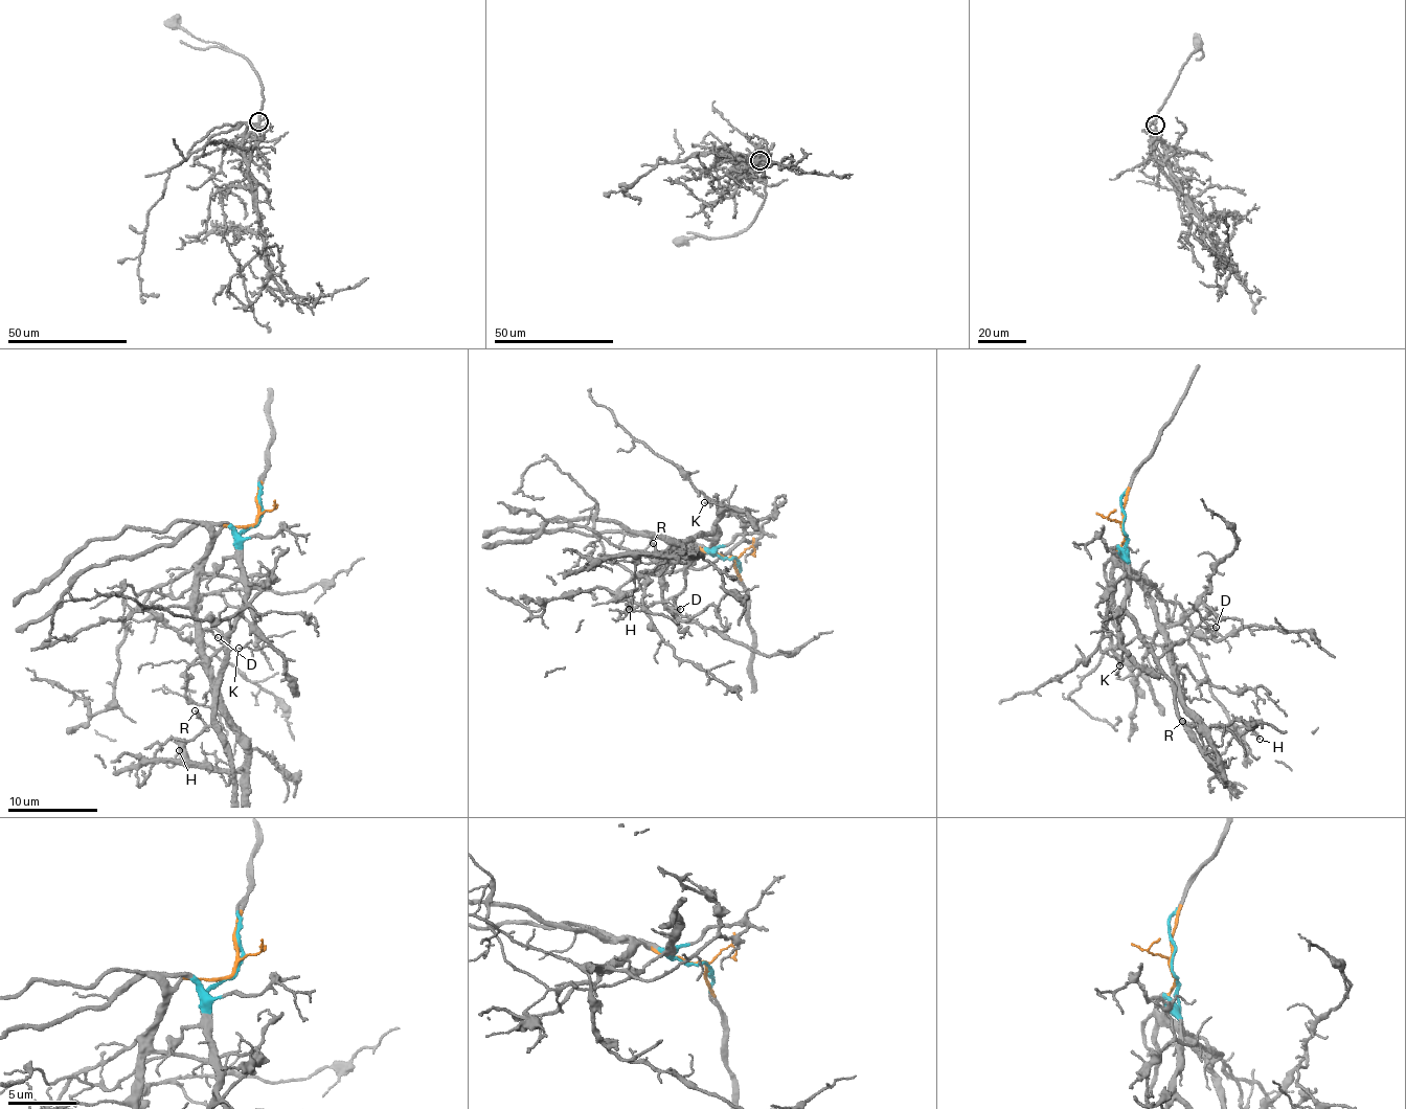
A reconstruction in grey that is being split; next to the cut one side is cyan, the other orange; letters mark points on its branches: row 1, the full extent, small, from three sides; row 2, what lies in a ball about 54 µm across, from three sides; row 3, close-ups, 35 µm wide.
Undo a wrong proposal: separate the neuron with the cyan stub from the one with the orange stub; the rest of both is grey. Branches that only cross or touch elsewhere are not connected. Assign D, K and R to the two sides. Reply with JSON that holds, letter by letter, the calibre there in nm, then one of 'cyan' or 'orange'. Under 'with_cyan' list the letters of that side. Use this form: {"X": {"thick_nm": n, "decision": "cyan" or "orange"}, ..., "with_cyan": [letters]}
{"D": {"thick_nm": 100, "decision": "cyan"}, "K": {"thick_nm": 70, "decision": "cyan"}, "R": {"thick_nm": 170, "decision": "cyan"}, "with_cyan": ["D", "K", "R"]}

